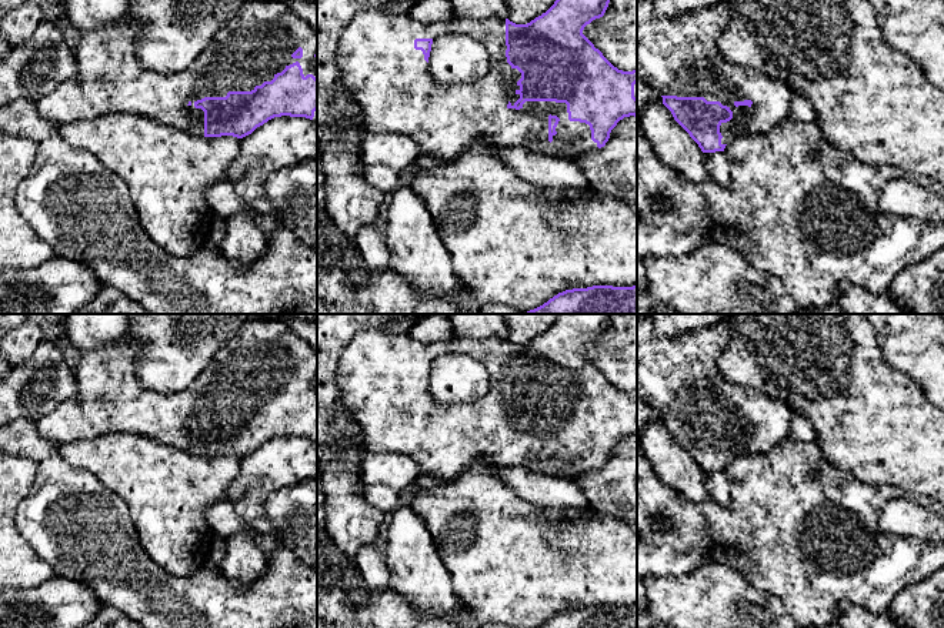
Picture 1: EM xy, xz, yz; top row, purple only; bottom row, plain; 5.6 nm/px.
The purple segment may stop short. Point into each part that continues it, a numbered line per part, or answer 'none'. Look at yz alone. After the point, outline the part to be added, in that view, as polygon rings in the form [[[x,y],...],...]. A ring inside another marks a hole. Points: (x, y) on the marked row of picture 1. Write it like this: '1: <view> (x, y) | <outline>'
1: yz (680, 56) | [[[637,0],[637,76],[660,96],[704,97],[727,106],[733,118],[720,126],[721,144],[741,134],[770,131],[790,117],[793,97],[783,81],[723,59],[718,37],[728,24],[725,0],[673,19],[656,17],[653,0]]]

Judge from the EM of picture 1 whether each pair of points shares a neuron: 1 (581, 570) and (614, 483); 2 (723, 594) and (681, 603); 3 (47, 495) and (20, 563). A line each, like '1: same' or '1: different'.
1: different
2: same
3: different

